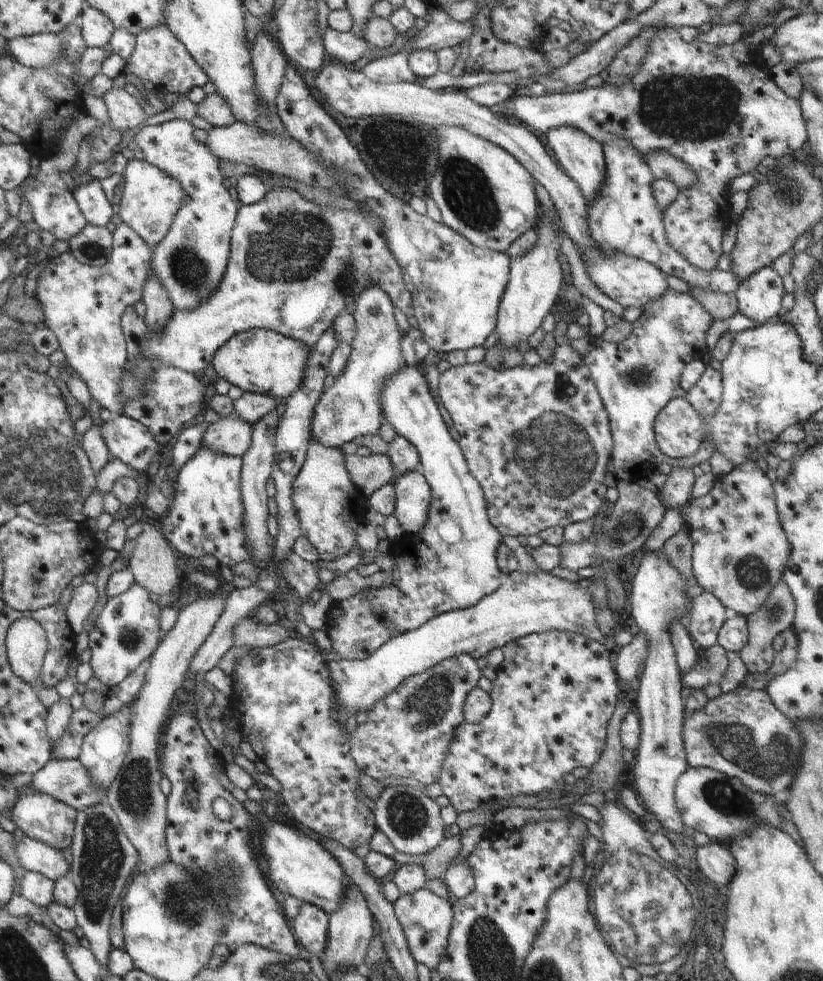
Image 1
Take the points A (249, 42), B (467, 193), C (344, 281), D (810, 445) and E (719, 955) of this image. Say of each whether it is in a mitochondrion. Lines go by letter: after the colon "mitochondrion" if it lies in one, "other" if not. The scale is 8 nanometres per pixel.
A: other
B: mitochondrion
C: mitochondrion
D: other
E: other

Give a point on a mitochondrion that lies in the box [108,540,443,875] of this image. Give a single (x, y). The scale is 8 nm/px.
(134, 797)

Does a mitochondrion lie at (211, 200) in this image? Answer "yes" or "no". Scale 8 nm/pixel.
no

